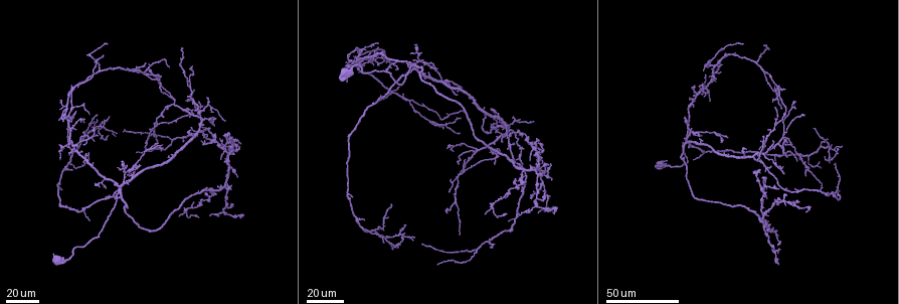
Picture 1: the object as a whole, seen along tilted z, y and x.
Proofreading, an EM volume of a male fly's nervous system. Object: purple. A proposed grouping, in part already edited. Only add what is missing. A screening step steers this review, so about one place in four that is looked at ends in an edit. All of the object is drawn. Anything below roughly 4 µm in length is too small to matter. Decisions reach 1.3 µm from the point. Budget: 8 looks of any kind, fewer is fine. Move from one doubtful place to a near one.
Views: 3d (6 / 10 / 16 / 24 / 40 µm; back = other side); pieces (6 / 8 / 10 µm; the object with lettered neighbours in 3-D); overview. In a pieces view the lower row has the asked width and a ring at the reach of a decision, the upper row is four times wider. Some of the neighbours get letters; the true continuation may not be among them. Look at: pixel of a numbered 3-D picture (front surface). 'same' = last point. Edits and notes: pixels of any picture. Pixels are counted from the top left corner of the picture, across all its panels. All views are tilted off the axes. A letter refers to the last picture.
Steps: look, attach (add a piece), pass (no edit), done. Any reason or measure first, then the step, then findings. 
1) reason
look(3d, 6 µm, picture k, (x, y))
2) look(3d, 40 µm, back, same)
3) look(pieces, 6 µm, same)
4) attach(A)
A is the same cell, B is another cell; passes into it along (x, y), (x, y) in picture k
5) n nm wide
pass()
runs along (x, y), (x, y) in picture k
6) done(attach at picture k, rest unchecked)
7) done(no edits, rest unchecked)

look(3d, 24 µm, picture 1, (783, 89))

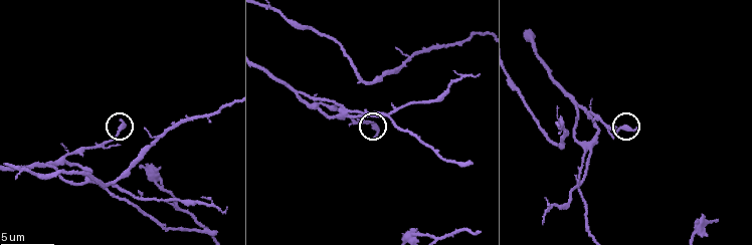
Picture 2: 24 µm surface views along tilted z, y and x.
look(pieces, 8 µm, picture 2, (636, 126))

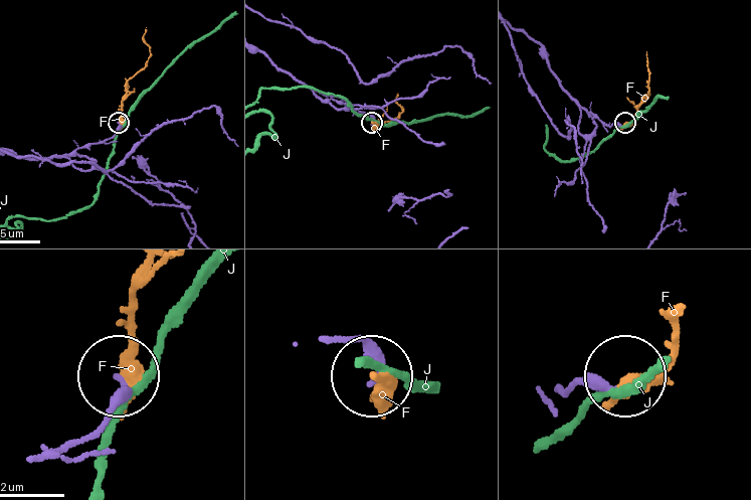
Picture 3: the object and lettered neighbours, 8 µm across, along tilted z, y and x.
170 nm wide
pass()
F and J are other cells; none of them fits

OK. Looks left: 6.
branch stops here
look(3d, 24 µm, picture 1, (102, 57))

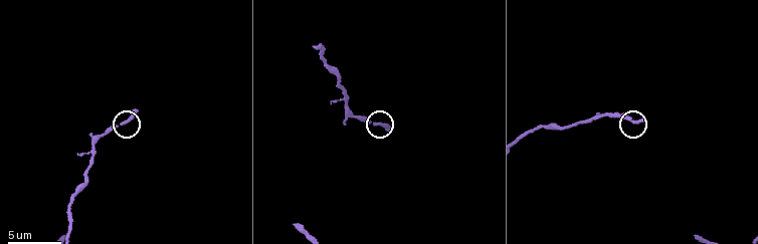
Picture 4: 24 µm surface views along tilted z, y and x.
what lies round it
look(pieces, 10 µm, picture 4, (133, 112))

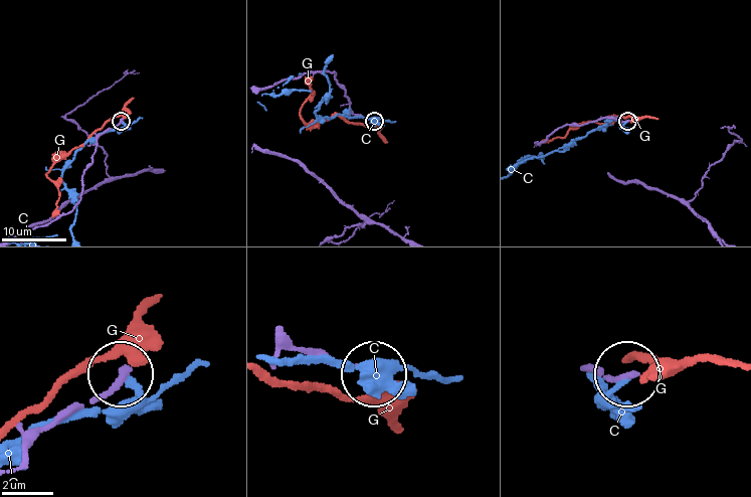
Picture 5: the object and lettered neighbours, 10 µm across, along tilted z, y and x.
pass()
C and G are other cells; runs along (26, 456), (34, 440), (98, 399), (115, 377) in picture 5; none of them fits

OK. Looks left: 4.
branch stops here
look(3d, 10 µm, picture 2, (469, 161))

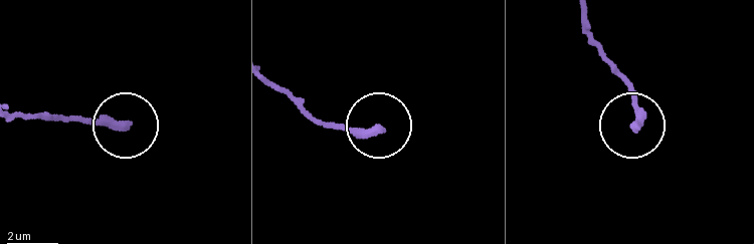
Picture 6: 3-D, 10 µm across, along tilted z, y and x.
look(pieces, 6 µm, picture 6, (129, 124))

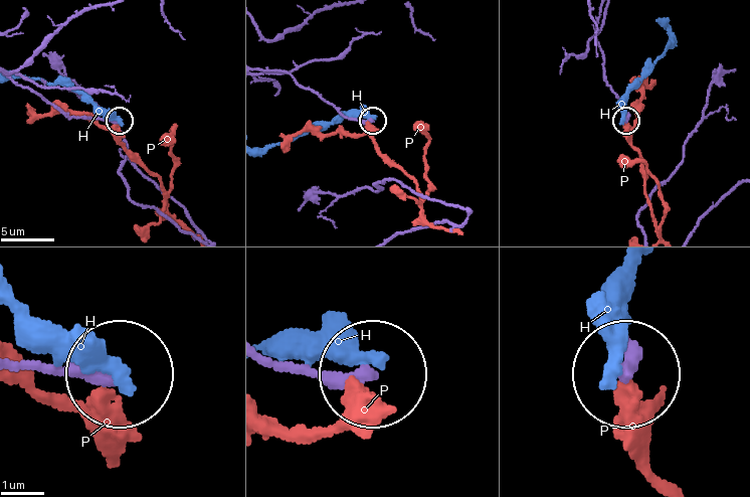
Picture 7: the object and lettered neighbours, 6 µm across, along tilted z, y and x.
pass()
H and P are other cells; runs along (262, 70), (285, 71), (348, 117), (371, 120) in picture 7; no lettered piece goes on from it

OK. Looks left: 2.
free end
look(3d, 24 µm, picture 1, (122, 131))

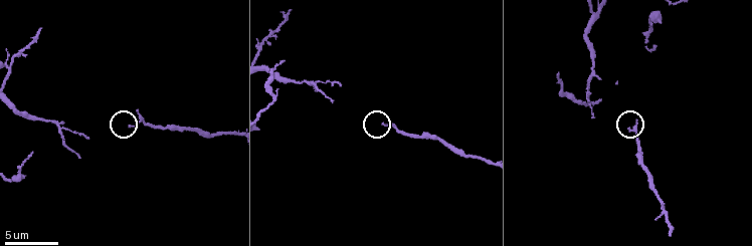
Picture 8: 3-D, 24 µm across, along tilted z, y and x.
look(pieces, 8 µm, picture 8, (384, 124))

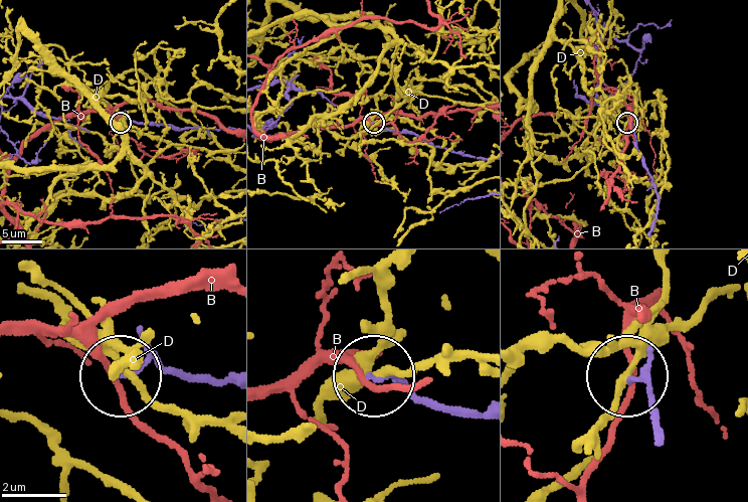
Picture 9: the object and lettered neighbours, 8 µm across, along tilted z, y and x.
120 nm wide
pass()
B and D are other cells; runs along (661, 438), (648, 392), (626, 378) in picture 9; none of them fits

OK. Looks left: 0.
done(no edits, rest unchecked)

